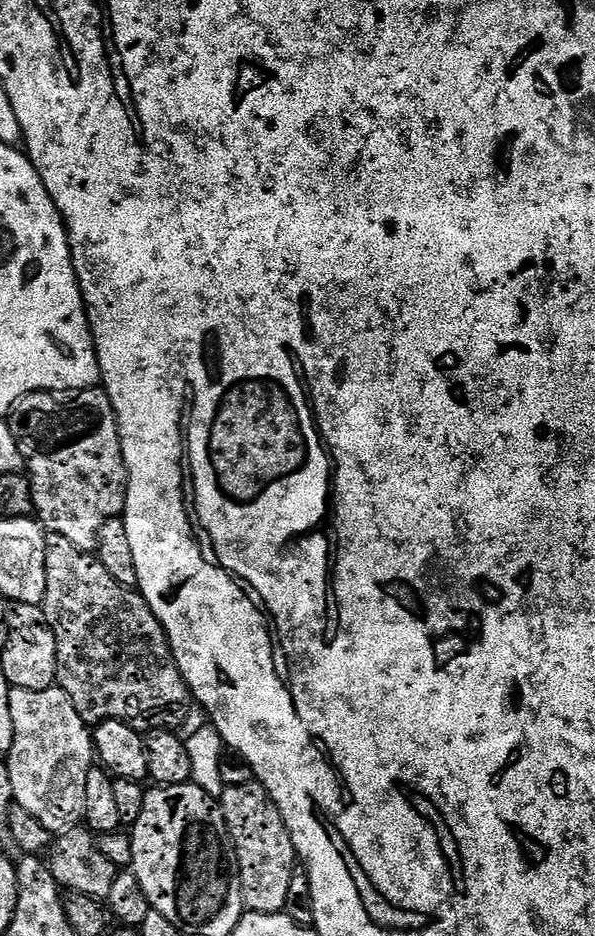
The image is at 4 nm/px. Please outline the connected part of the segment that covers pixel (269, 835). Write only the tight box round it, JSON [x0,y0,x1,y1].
[218,782,298,913]

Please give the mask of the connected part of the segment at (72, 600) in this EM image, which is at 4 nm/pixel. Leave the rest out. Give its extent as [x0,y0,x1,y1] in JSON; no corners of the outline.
[42,534,194,734]

